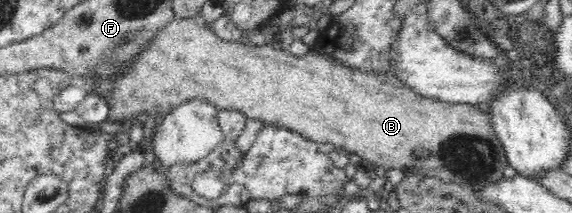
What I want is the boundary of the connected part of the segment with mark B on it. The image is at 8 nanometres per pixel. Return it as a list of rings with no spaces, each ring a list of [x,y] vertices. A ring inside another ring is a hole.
[[[180,17],[174,18],[169,22],[170,26],[166,26],[166,30],[162,30],[162,34],[158,34],[158,38],[154,40],[154,46],[150,50],[146,50],[146,54],[142,54],[142,58],[138,58],[138,62],[134,62],[134,70],[130,70],[130,74],[126,74],[126,78],[118,77],[116,80],[116,89],[113,90],[114,96],[108,98],[107,104],[109,105],[109,119],[110,122],[132,122],[140,114],[152,115],[156,113],[157,125],[163,122],[163,119],[180,103],[190,101],[194,98],[204,98],[210,100],[214,106],[218,109],[236,109],[248,119],[262,120],[262,123],[267,125],[284,126],[304,138],[310,141],[316,142],[319,145],[331,143],[335,145],[336,149],[339,149],[346,154],[358,154],[362,162],[370,164],[376,164],[381,170],[389,168],[398,169],[403,171],[404,174],[418,174],[422,178],[438,178],[439,181],[444,183],[456,183],[461,187],[471,187],[478,191],[485,188],[486,185],[504,180],[504,168],[510,165],[508,157],[506,157],[506,149],[498,139],[498,135],[494,133],[493,119],[490,114],[486,112],[480,112],[478,108],[474,108],[472,105],[459,105],[452,104],[450,102],[443,102],[442,100],[432,99],[424,95],[418,95],[416,90],[412,90],[405,82],[402,82],[397,76],[383,75],[378,73],[362,73],[358,71],[352,71],[352,69],[346,68],[344,65],[338,64],[338,61],[330,60],[330,57],[322,56],[320,53],[316,53],[309,50],[305,55],[297,57],[290,53],[289,50],[277,49],[274,44],[268,45],[254,45],[247,43],[228,42],[222,40],[214,34],[214,32],[208,29],[208,26],[203,24],[199,18],[186,18]]]

